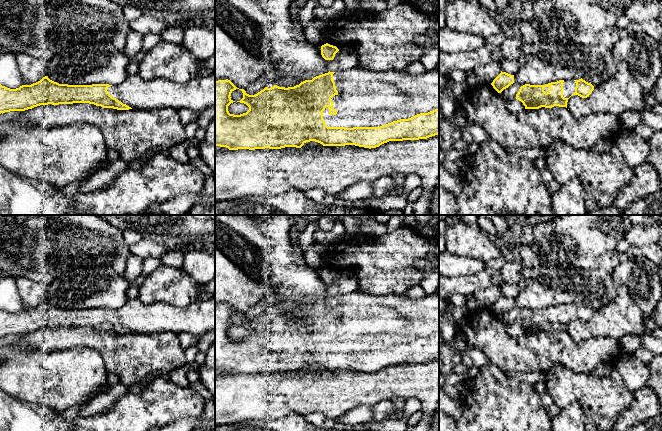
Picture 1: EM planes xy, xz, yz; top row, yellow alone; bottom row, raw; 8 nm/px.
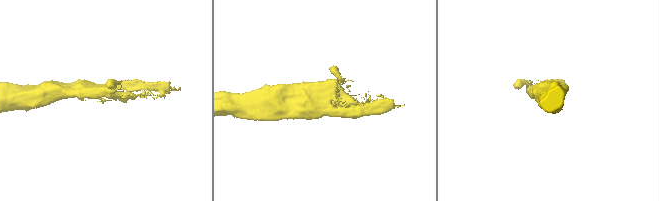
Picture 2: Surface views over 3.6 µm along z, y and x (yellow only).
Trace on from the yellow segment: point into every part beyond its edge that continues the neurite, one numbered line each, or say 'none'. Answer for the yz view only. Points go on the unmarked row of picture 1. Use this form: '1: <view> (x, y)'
1: yz (569, 309)

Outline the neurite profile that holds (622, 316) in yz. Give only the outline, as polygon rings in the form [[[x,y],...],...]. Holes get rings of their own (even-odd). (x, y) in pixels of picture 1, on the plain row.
[[[622,285],[616,288],[616,296],[611,303],[594,311],[587,322],[571,320],[567,332],[576,342],[597,336],[619,341],[625,335],[641,335],[645,328],[642,310],[632,299],[627,287]]]

